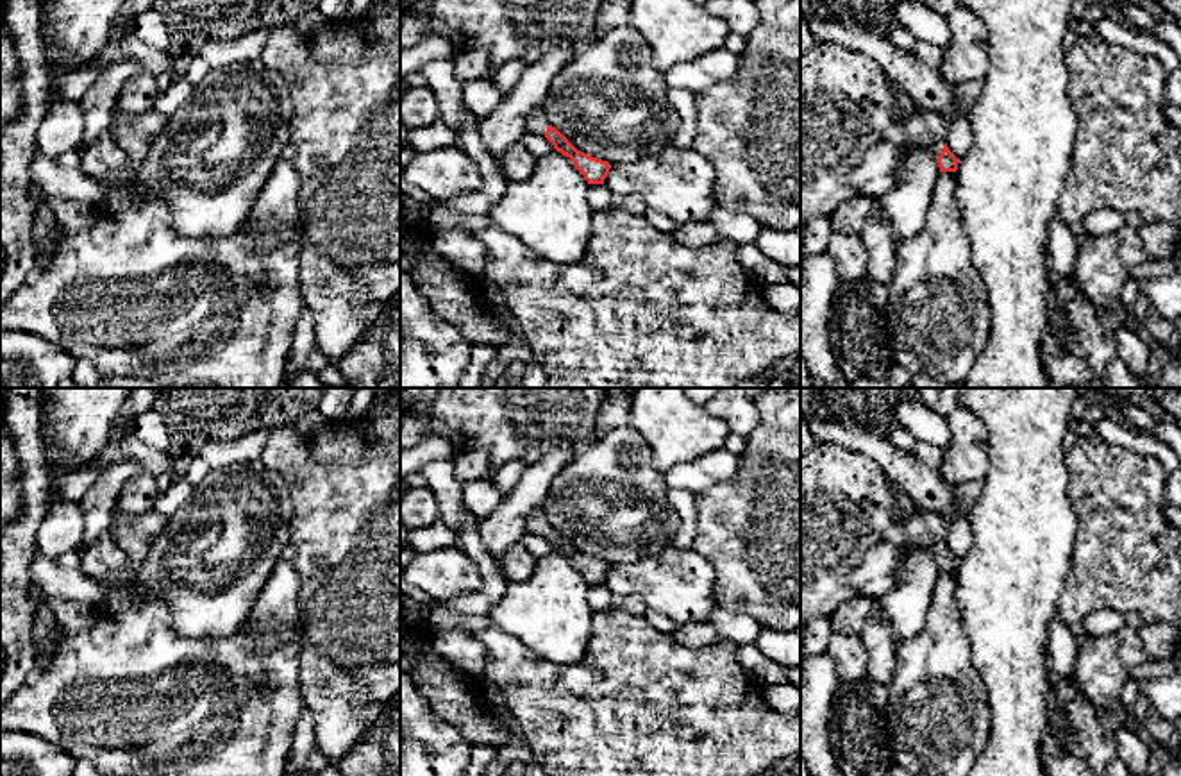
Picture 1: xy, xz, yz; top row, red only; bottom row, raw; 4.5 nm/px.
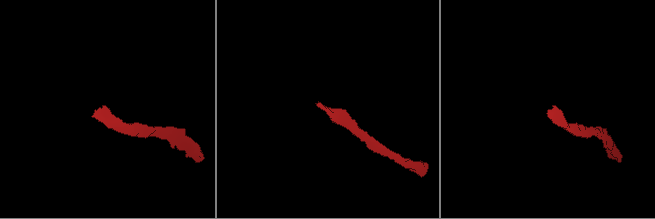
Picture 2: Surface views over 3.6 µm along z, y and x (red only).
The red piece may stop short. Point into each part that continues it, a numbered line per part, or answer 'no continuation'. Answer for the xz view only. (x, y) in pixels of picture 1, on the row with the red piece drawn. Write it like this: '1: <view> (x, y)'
1: xz (536, 122)

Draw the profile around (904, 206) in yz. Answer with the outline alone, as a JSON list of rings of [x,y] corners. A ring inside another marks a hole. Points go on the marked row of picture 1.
[[[908,143],[902,150],[906,156],[895,170],[895,182],[881,197],[883,216],[888,220],[897,243],[924,229],[940,175],[940,166],[931,150]]]

